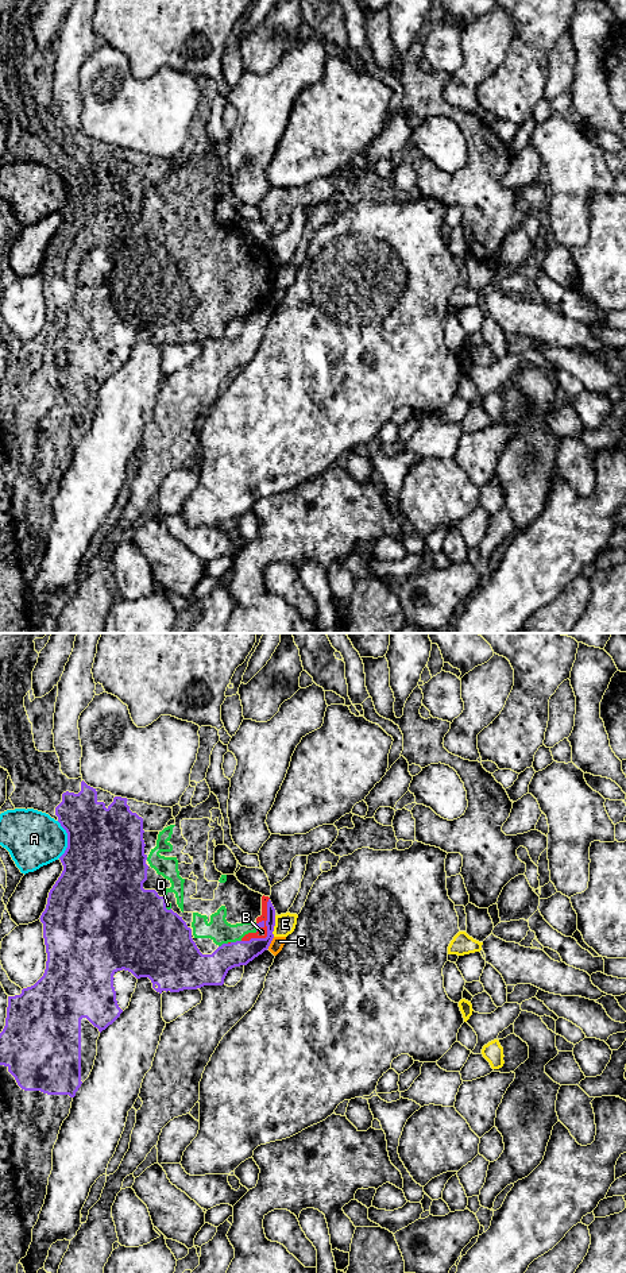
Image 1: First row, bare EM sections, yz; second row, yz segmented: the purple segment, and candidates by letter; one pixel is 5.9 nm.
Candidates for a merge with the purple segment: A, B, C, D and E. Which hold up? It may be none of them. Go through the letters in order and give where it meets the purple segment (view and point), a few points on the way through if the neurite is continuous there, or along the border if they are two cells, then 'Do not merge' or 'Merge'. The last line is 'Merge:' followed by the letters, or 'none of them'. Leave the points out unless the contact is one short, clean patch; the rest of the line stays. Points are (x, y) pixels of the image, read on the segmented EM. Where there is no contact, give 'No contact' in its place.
A: Touches purple at yz (68, 840). Do not merge
B: Touches purple at yz (267, 929). Merge
C: Touches purple at yz (270, 942). Boundary: yz (274, 937), (267, 948). Do not merge
D: Touches purple at yz (236, 941). Merge
E: Touches purple at yz (273, 926). Boundary: yz (275, 915), (273, 936). Do not merge
Merge: B, D

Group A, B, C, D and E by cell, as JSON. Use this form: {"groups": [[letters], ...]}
{"groups": [["A"], ["B", "D"], ["C"], ["E"]]}

